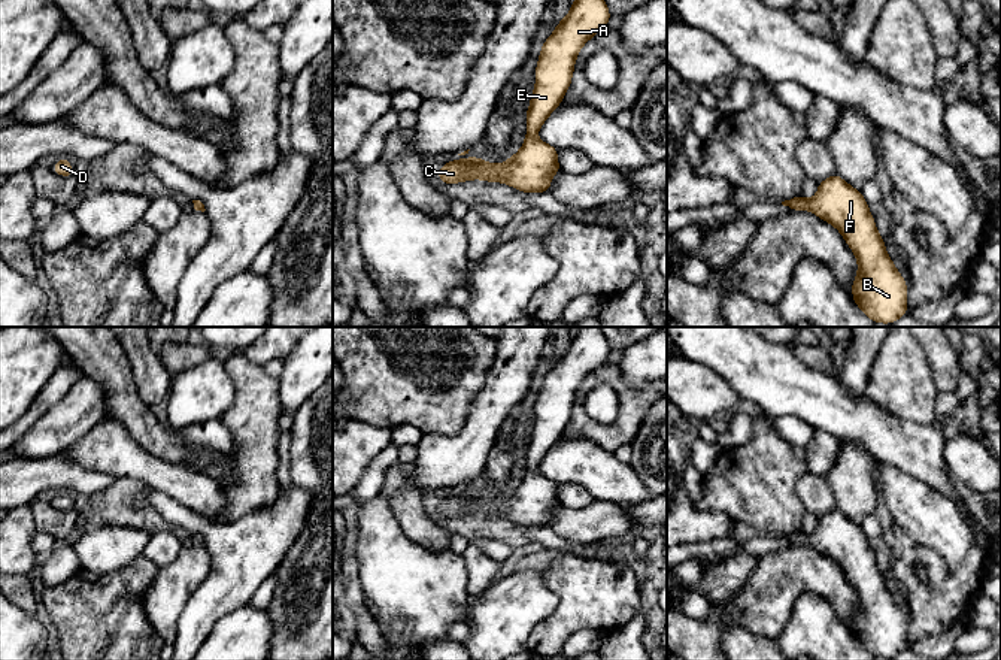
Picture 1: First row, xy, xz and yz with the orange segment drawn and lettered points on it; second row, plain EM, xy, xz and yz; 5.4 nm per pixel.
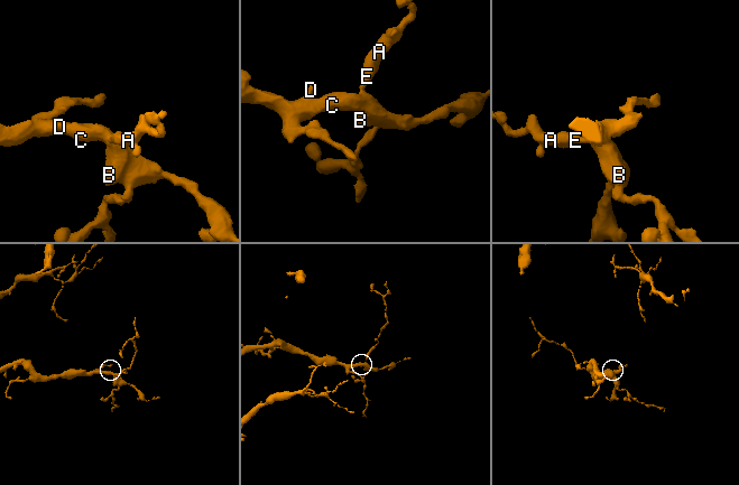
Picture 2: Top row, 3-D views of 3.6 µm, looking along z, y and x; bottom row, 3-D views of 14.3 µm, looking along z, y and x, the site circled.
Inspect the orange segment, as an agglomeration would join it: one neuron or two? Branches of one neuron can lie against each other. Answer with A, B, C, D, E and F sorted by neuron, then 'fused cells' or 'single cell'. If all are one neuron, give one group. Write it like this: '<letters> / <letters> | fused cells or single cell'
A B C D E F | single cell

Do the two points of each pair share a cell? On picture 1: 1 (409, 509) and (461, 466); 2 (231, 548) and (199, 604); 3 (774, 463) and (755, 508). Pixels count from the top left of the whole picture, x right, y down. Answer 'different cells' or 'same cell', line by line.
1: different cells
2: same cell
3: same cell

